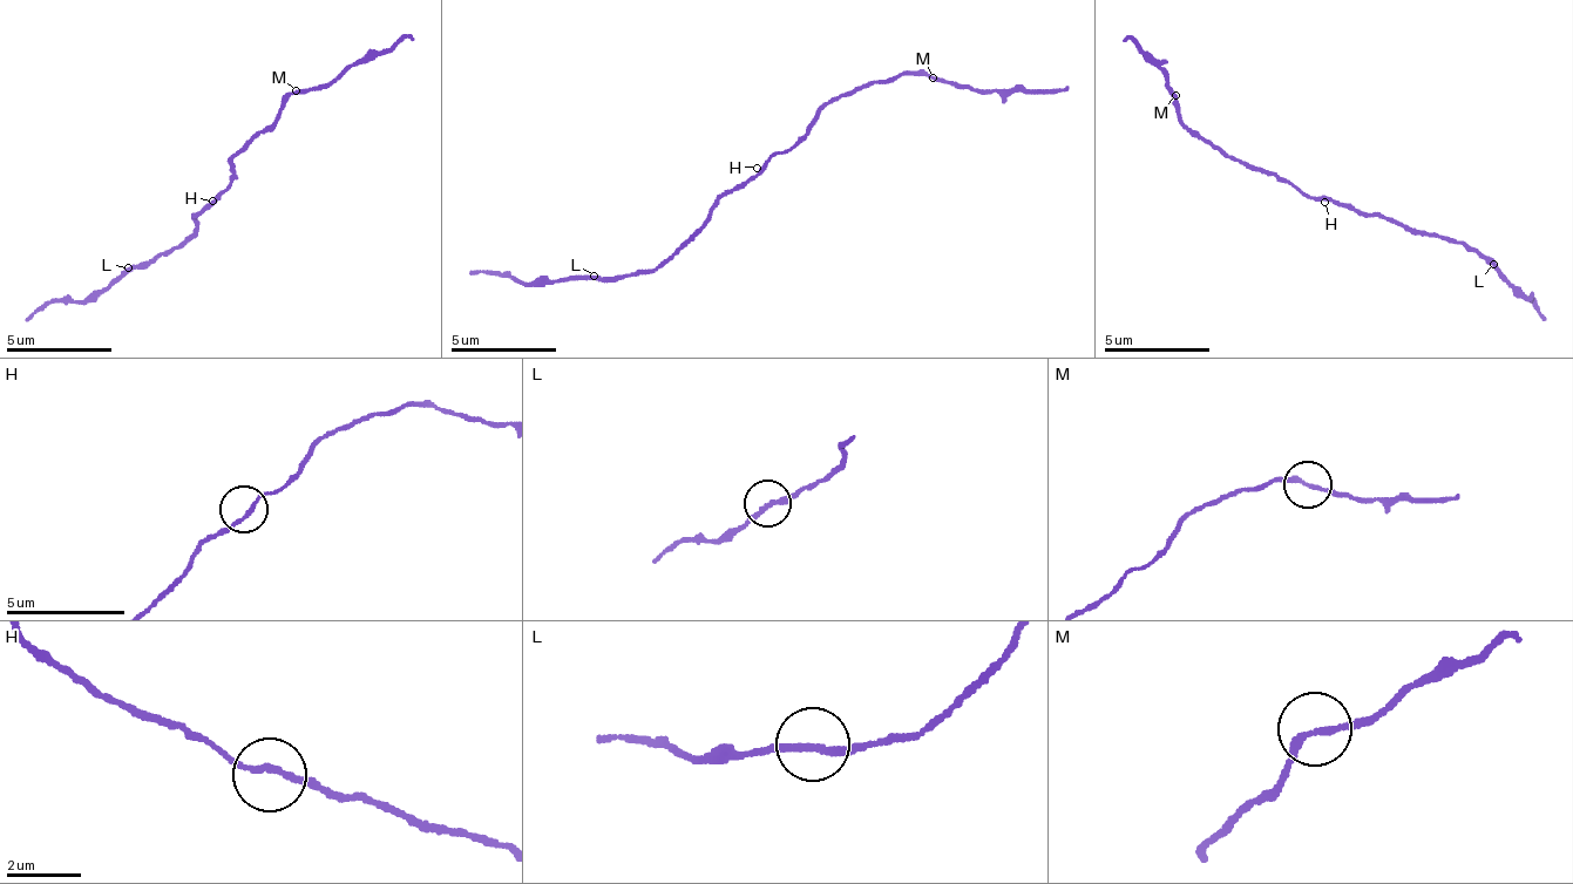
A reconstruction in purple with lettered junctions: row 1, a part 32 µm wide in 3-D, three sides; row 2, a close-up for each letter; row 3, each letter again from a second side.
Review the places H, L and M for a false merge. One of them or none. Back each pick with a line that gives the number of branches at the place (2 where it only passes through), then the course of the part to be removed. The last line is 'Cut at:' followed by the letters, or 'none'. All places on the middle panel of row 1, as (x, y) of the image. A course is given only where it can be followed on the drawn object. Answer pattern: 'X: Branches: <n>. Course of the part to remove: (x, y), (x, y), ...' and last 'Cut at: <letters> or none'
L: Branches: 2. Course of the part to remove: (594, 274), (528, 285), (495, 276), (469, 276)
Cut at: L

